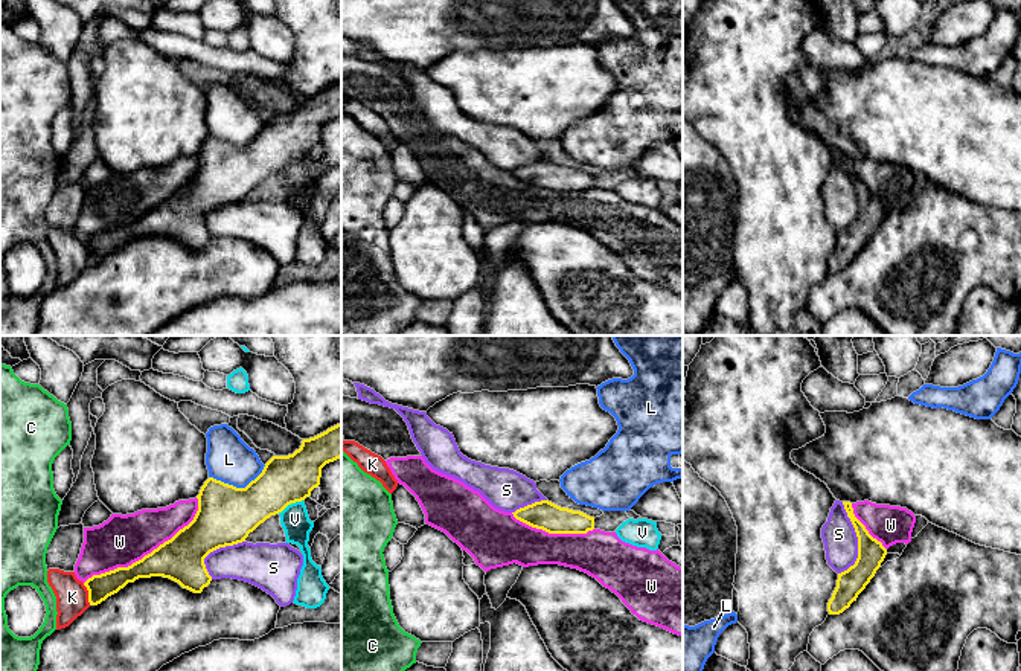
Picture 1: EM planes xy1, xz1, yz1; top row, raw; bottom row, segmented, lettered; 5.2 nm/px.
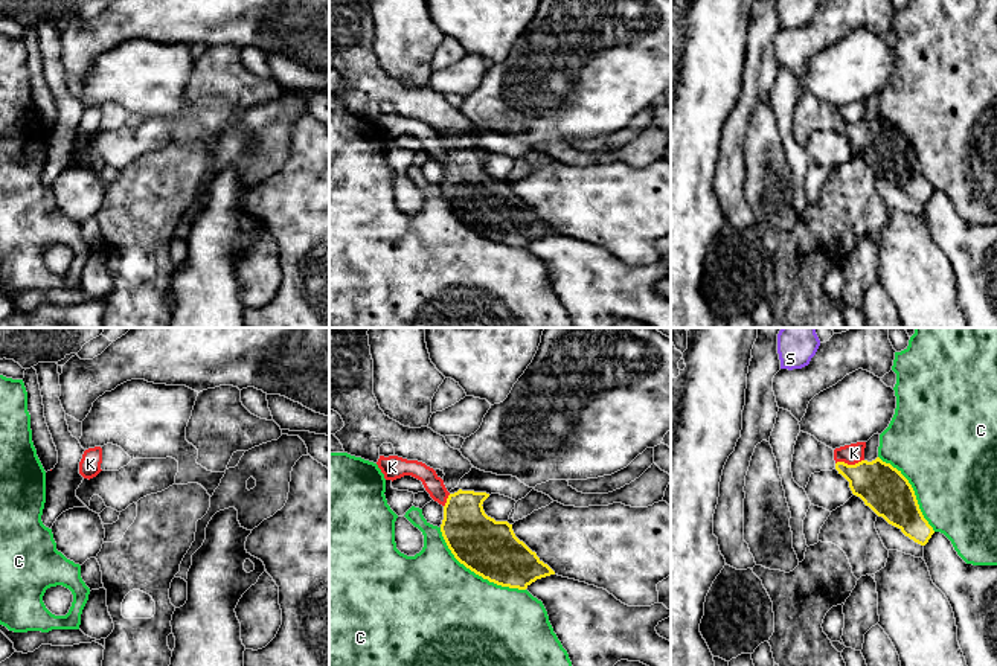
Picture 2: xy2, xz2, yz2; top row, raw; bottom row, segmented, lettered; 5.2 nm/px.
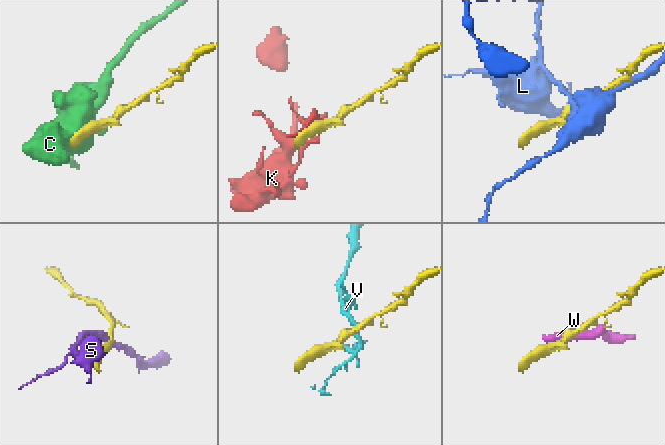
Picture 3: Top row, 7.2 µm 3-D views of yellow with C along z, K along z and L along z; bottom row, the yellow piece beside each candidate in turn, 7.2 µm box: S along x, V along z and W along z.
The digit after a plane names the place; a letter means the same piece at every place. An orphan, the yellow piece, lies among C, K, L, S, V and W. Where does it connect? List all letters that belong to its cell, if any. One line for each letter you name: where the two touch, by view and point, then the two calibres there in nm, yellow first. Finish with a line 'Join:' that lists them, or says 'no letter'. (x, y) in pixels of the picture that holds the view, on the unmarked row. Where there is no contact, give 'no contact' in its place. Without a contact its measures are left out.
Join: no letter

